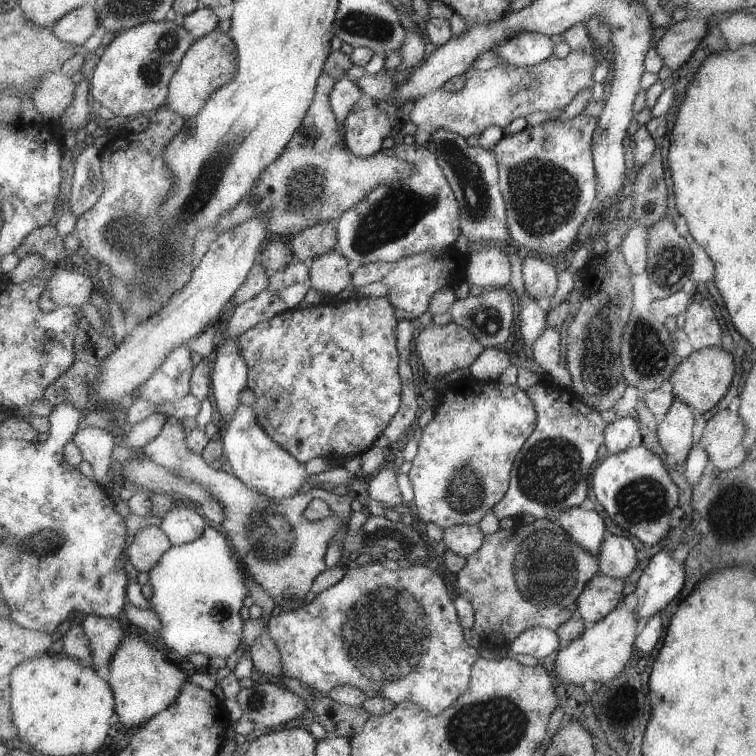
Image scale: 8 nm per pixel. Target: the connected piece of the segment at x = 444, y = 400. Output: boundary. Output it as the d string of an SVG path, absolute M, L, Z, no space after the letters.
M470 373L465 378L451 381L445 391L435 395L434 403L435 415L422 428L418 453L408 473L415 488L415 514L420 521L434 524L443 532L451 526L478 525L510 490L515 460L537 428L535 402L529 398L527 390L516 383L481 382Z

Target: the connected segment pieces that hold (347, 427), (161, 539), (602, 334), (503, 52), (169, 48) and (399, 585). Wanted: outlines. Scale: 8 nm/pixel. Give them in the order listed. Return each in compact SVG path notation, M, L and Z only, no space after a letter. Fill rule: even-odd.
M351 297L347 300L330 303L325 300L324 304L318 303L316 306L307 306L307 308L295 307L293 309L285 309L277 316L273 316L267 322L259 322L257 326L247 330L239 337L239 352L243 354L243 358L249 364L249 382L248 388L253 391L257 397L253 404L255 414L259 424L265 428L265 432L269 432L269 436L273 438L282 448L285 448L293 457L297 458L303 465L311 462L313 458L323 457L332 460L347 461L347 458L353 456L361 456L367 452L375 440L385 434L391 427L392 421L398 415L403 402L402 392L404 390L404 381L400 373L400 356L399 346L397 344L397 331L399 321L395 316L395 307L388 297Z
M147 526L136 533L130 548L130 560L138 572L151 573L165 552L171 550L171 540L157 526Z
M620 250L603 251L599 256L590 256L585 265L583 282L584 290L578 307L573 309L573 322L565 330L565 339L569 339L566 346L566 368L573 378L573 391L577 396L597 408L600 412L612 410L617 402L623 398L627 390L626 377L623 376L623 362L619 346L623 344L625 326L631 318L633 308L632 278L635 270L625 262Z
M525 33L495 48L502 64L526 67L542 64L553 55L555 42L542 33Z
M180 15L175 20L145 22L116 34L96 64L90 81L91 100L101 103L109 114L131 120L141 112L161 109L168 104L170 81L194 42Z
M371 562L364 566L351 564L348 566L346 576L337 585L329 587L317 596L310 597L302 607L295 610L282 610L278 616L269 621L269 632L271 632L271 636L273 636L273 640L275 640L279 652L281 652L284 676L298 679L311 689L325 695L331 692L333 688L349 684L349 686L355 686L355 688L361 688L368 697L384 696L389 698L395 705L409 702L417 704L431 716L437 716L447 711L470 688L472 669L480 660L480 649L467 644L463 630L465 628L459 622L459 616L457 616L455 604L453 604L453 600L447 592L447 586L445 586L443 578L439 576L435 567L430 564L411 565L408 568L398 568L397 570L389 570L383 564L373 564Z

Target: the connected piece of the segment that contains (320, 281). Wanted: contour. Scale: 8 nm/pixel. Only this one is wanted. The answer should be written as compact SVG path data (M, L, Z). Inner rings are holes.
M336 251L327 252L313 260L310 287L322 294L341 294L353 282L351 262L347 256Z

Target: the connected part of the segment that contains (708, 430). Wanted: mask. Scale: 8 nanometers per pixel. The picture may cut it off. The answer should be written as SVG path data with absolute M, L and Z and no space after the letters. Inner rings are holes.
M721 410L707 422L698 442L719 470L731 470L747 460L748 448L743 446L747 426L738 412Z

